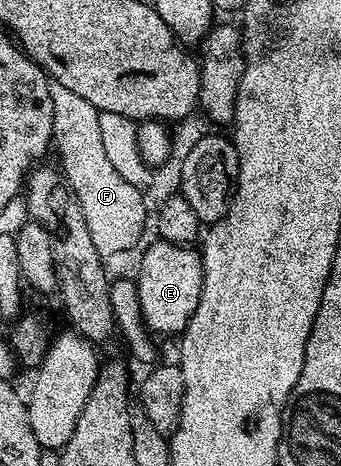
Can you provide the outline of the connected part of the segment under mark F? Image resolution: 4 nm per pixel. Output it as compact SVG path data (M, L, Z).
M49 80L48 85L50 86L50 102L52 102L54 111L53 145L55 151L58 150L61 173L69 188L78 198L82 216L86 220L86 226L89 227L90 238L93 239L98 254L105 260L111 260L112 257L132 249L140 240L144 222L148 217L148 211L143 203L143 191L122 179L109 161L102 143L100 112L97 108L91 106L86 98L72 93L71 90L62 85L62 82Z

